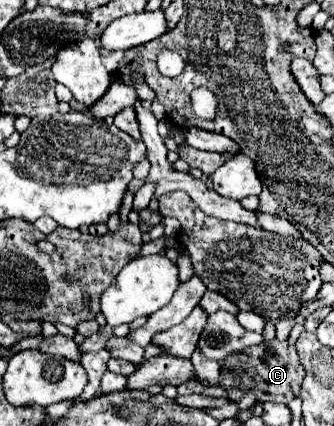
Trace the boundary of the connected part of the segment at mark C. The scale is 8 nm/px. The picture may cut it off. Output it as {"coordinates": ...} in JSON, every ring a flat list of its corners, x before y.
{"coordinates":[[278,339,264,341,256,347,248,347,248,351,242,351,242,353,228,357,228,361,224,361,224,365,246,367,246,373,242,379,232,379,228,375,220,375,220,383,224,387,240,387,244,391,248,391,252,387,256,391,258,401,262,401,262,403,266,403,266,401,290,403,290,399,300,393,300,385,304,379,304,367,298,361,296,349,292,345,288,345,286,341,278,341]]}

